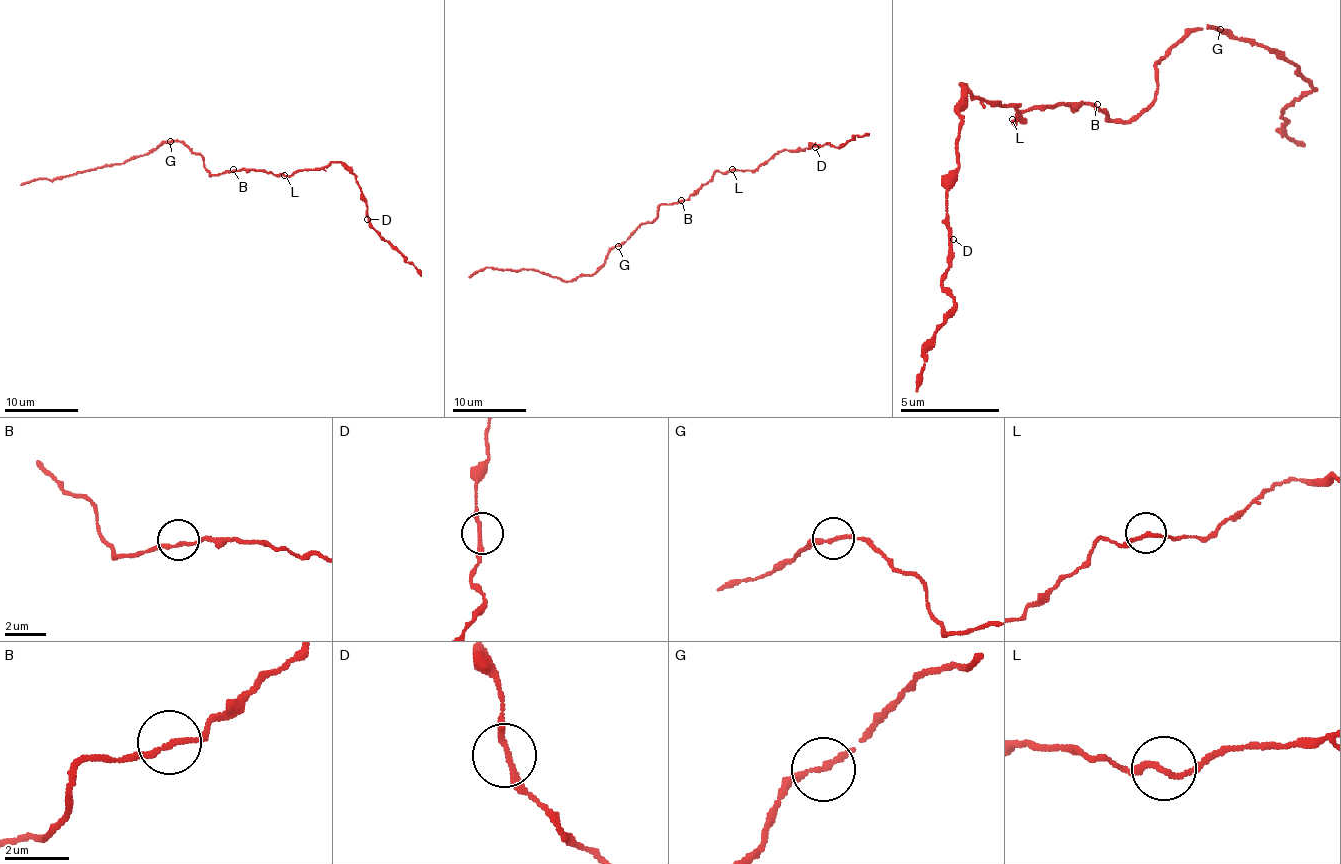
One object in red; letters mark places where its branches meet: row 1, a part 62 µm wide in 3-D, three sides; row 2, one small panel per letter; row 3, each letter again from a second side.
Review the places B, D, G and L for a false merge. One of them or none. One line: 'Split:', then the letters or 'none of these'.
Split: none of these

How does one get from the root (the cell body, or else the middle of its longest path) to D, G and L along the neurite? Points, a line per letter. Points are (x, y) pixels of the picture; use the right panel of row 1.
D: (1097, 109), (1032, 104), (1017, 124), (1017, 104), (987, 104), (962, 85), (957, 179), (948, 194), (953, 239)
G: (1097, 109), (1102, 109), (1107, 119), (1131, 119), (1156, 94), (1156, 65), (1171, 50), (1196, 30), (1221, 30)
L: (1097, 109), (1092, 104), (1032, 104), (1022, 114), (1017, 114), (1022, 119), (1012, 119)

